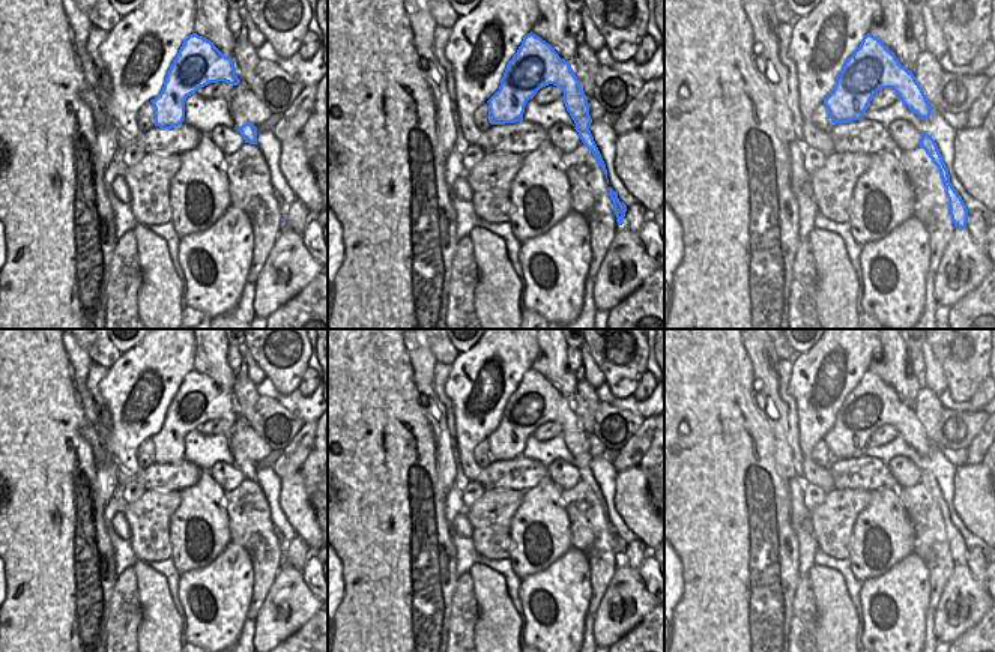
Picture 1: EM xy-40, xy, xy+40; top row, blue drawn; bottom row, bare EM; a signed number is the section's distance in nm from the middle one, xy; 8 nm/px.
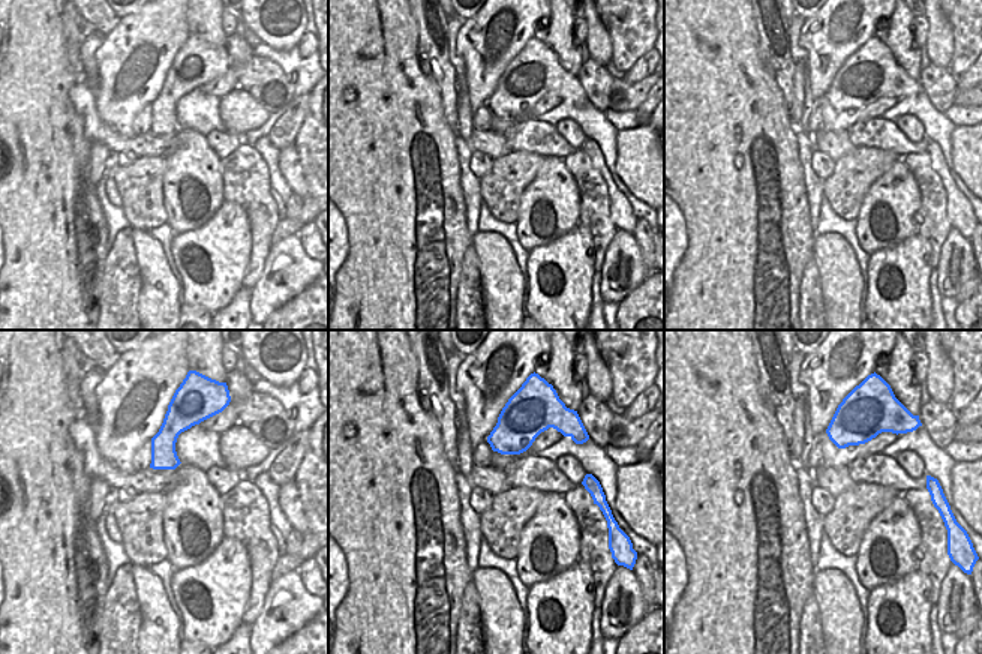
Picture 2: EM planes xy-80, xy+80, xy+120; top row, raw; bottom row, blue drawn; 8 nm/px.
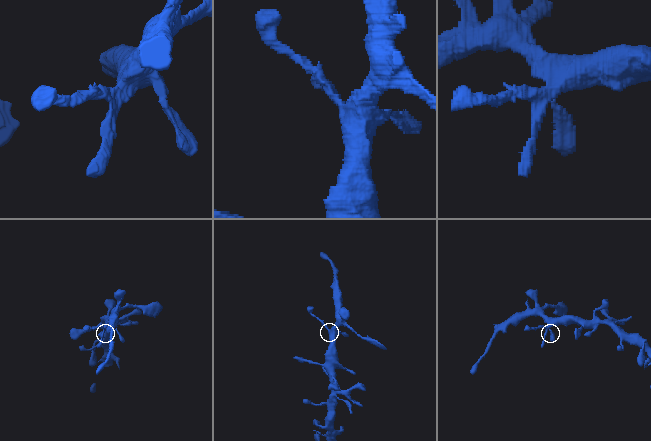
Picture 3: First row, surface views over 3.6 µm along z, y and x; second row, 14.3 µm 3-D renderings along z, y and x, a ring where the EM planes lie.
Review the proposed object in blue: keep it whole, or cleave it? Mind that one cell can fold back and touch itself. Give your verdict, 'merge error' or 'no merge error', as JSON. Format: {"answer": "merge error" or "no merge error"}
{"answer": "no merge error"}

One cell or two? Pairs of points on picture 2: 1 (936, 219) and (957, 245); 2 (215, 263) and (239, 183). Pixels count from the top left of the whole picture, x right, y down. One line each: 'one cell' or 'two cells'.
1: two cells
2: two cells

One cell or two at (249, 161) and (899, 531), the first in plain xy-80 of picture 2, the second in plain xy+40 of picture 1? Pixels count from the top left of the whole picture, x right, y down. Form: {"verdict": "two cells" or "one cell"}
{"verdict": "two cells"}

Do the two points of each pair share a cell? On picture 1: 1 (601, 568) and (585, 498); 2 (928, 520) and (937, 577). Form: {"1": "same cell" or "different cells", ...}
{"1": "same cell", "2": "same cell"}

